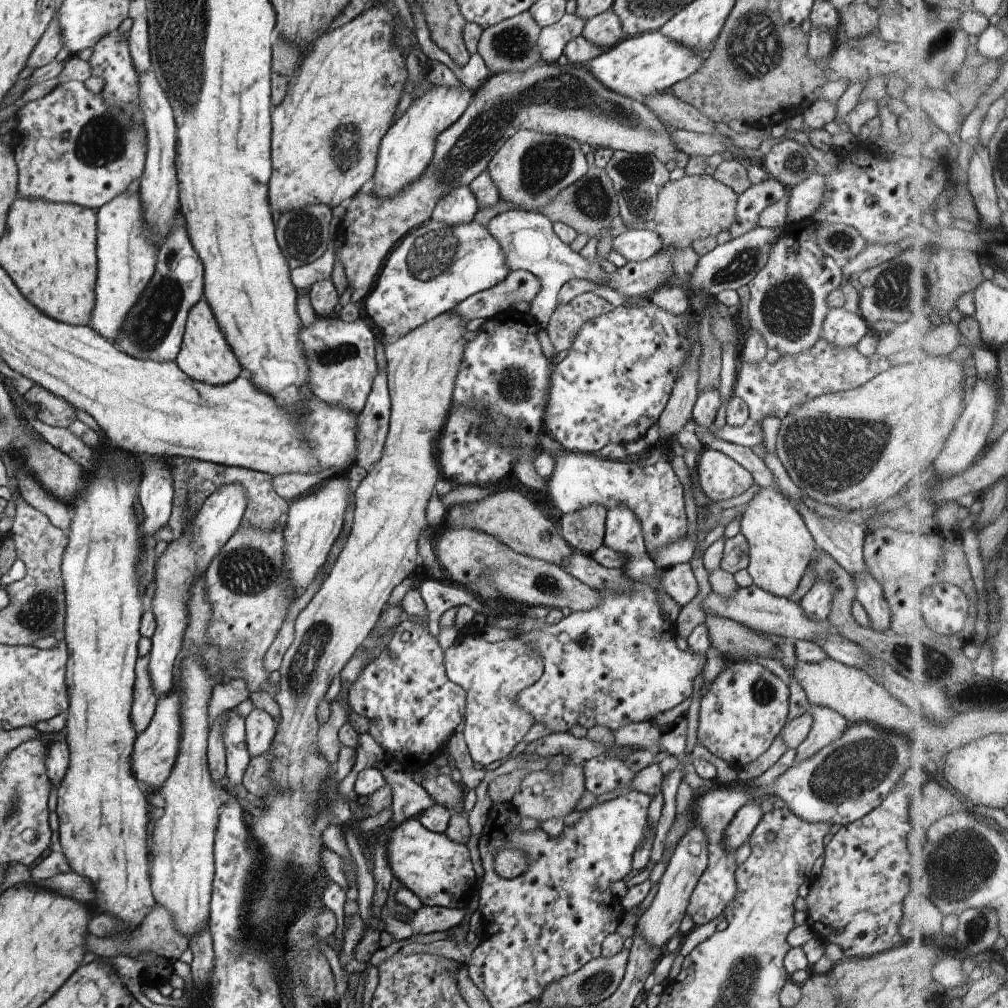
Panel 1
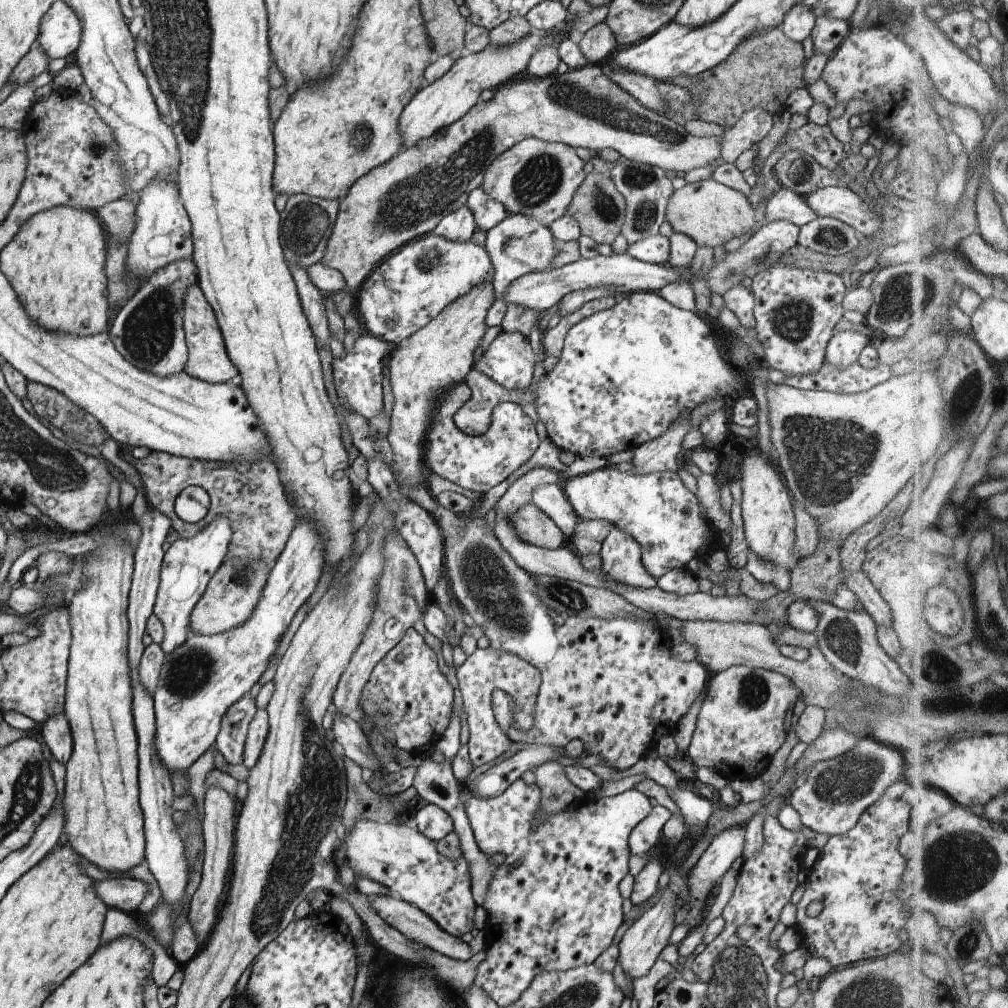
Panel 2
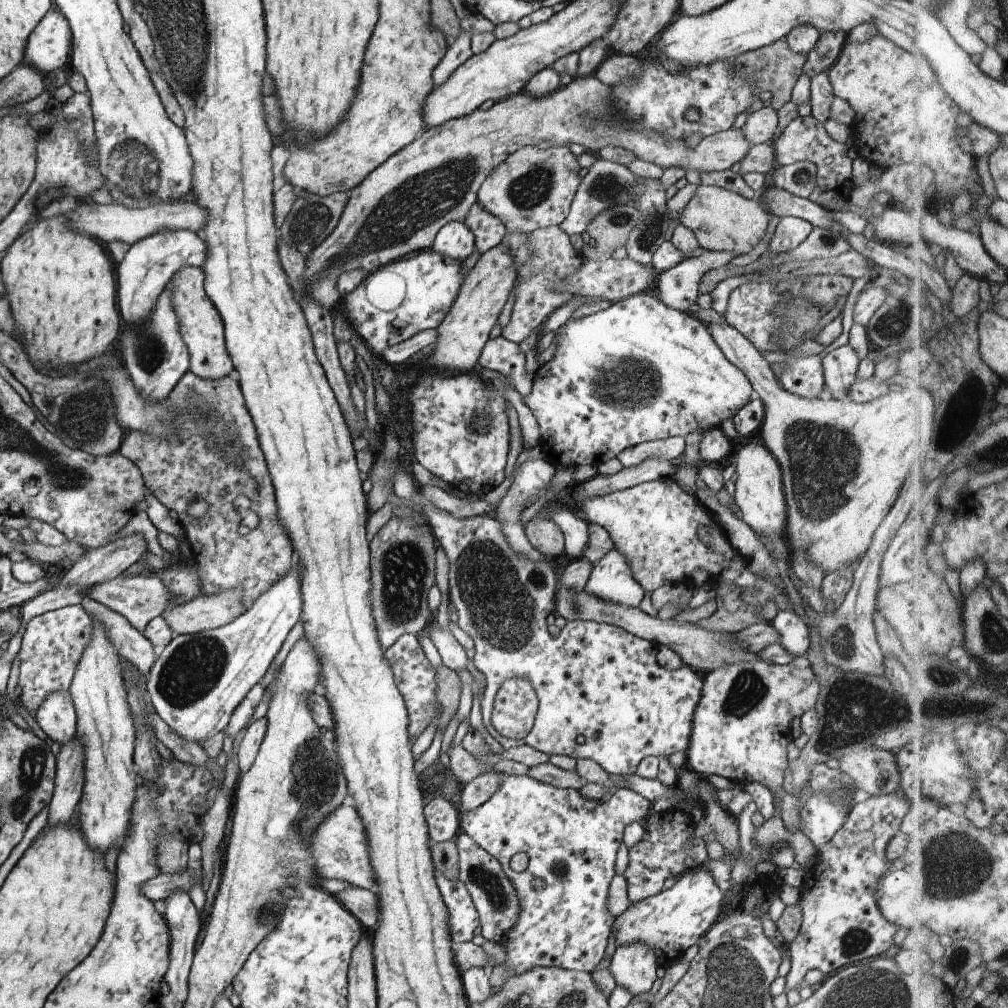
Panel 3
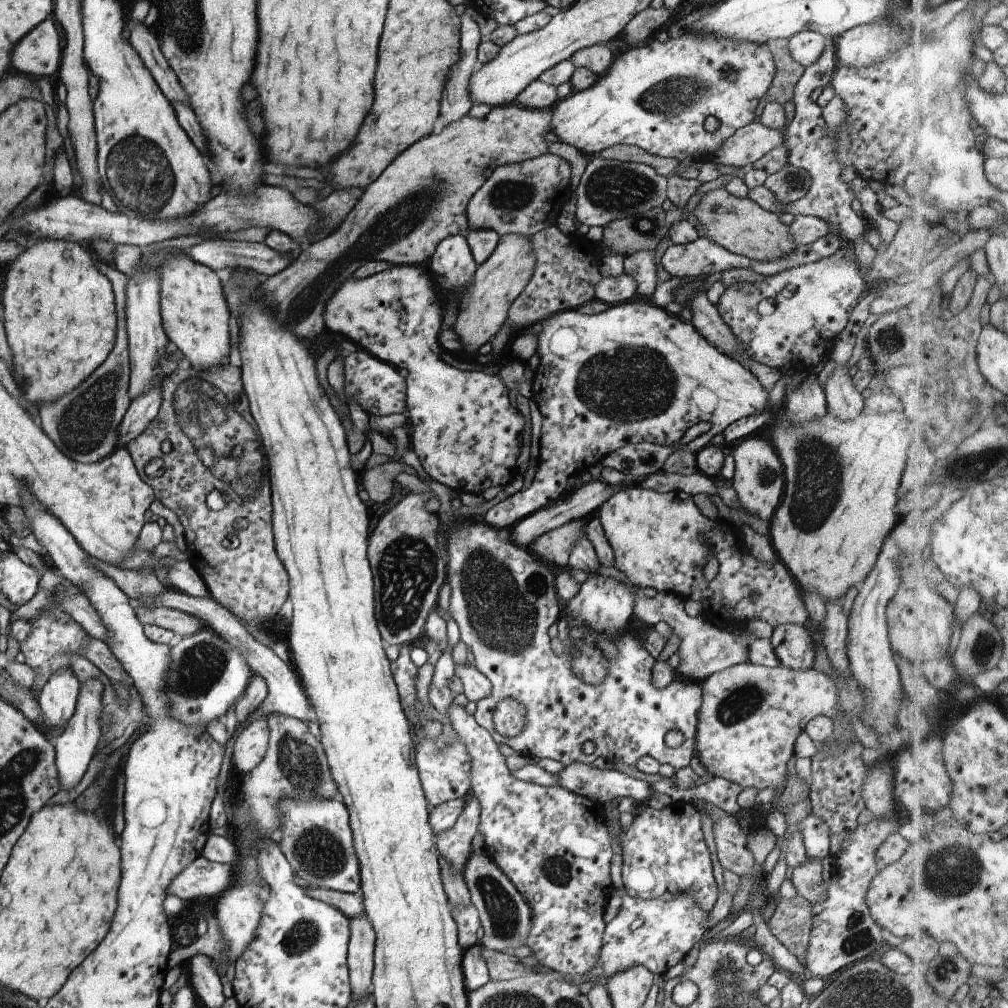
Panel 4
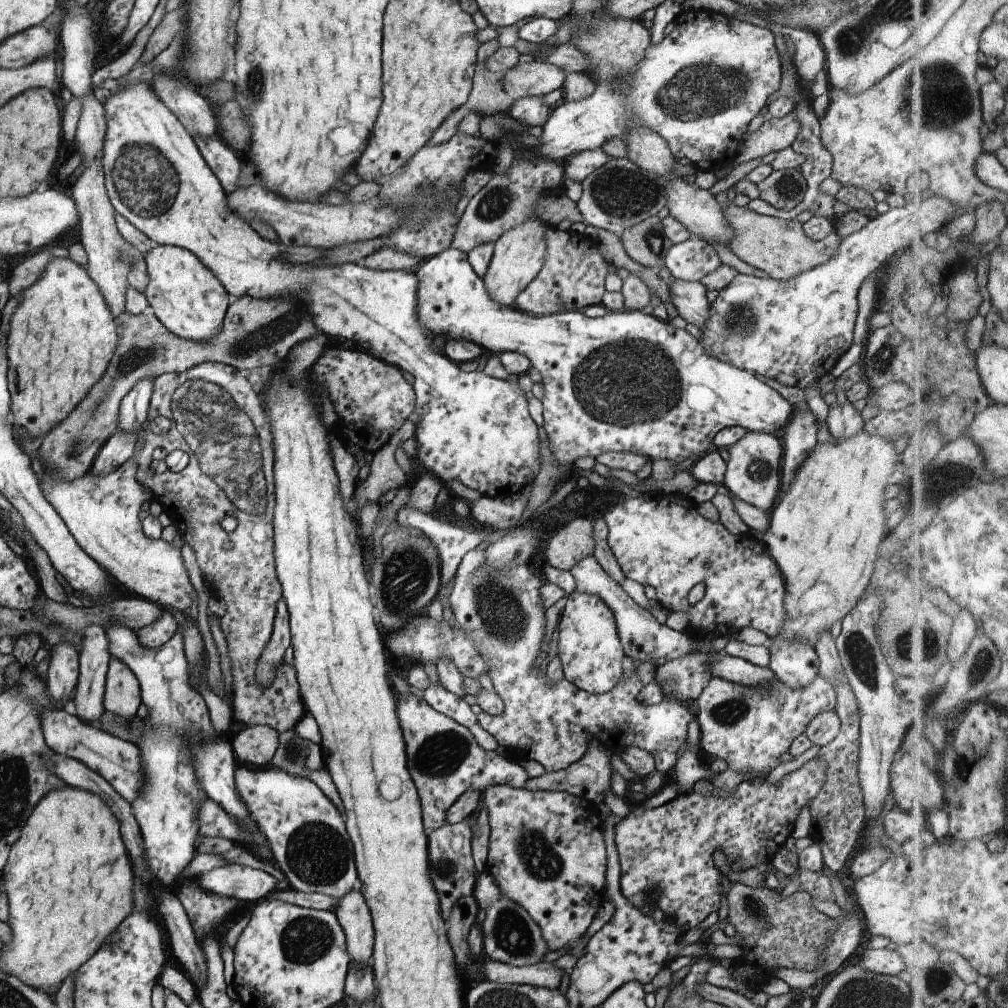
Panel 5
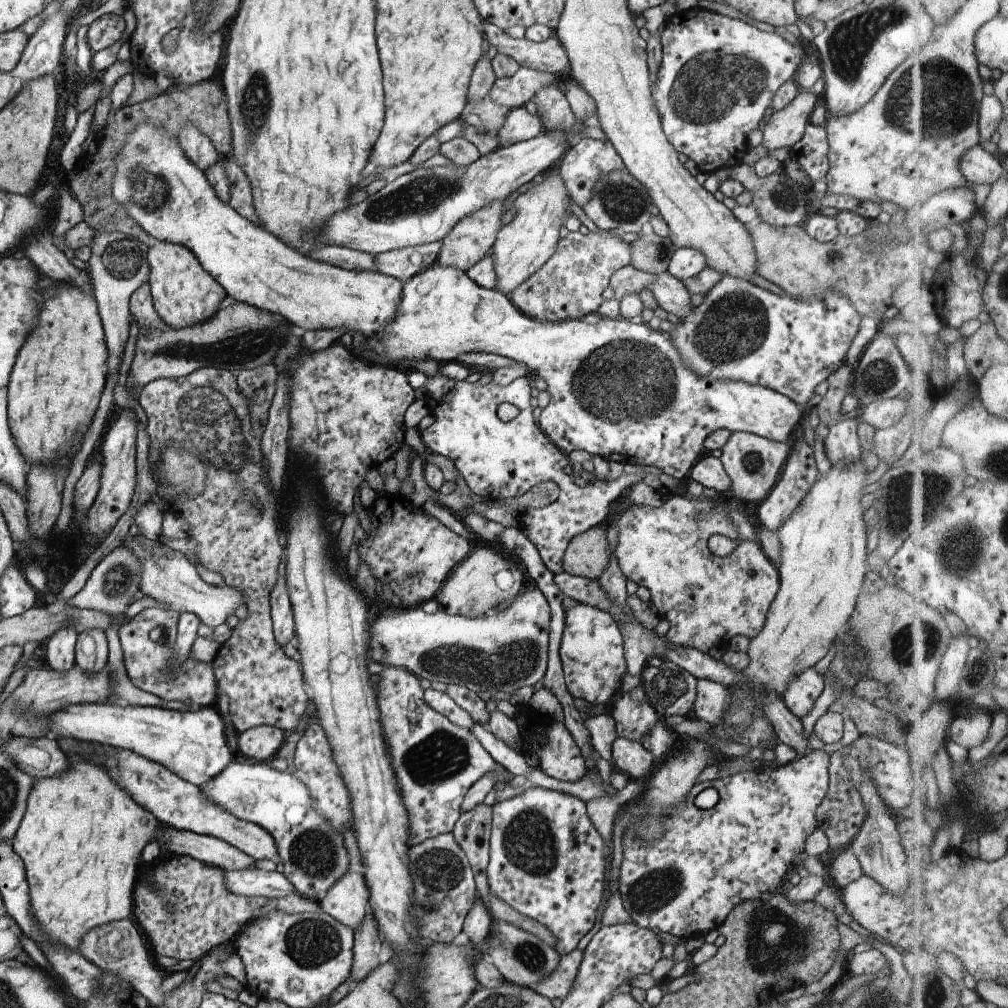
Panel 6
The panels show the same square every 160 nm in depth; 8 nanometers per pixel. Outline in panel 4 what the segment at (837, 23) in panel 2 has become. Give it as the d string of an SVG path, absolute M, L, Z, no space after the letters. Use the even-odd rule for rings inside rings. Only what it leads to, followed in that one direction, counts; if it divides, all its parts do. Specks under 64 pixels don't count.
M826 36L824 38L826 48L820 54L820 58L806 67L802 76L796 84L793 99L796 116L790 122L784 133L784 145L788 150L789 165L793 165L806 170L812 178L812 184L808 194L801 200L794 201L784 205L784 213L790 213L795 216L813 215L822 218L829 226L834 226L840 234L838 235L845 244L852 244L855 248L855 256L861 270L872 268L872 261L875 258L876 251L866 240L866 233L862 219L854 210L851 204L855 198L855 193L850 190L850 184L840 180L843 170L836 152L834 152L834 142L828 136L826 124L823 118L822 110L817 102L810 100L810 94L818 87L824 87L831 83L835 70L838 68L838 58L836 58L836 40L834 37Z

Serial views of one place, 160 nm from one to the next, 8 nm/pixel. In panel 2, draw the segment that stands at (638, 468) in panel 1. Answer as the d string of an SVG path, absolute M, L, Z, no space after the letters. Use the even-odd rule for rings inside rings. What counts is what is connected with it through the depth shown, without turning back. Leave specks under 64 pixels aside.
M606 465L600 470L571 478L564 494L580 520L601 519L615 528L626 530L640 544L642 564L656 581L668 570L685 568L696 556L726 550L730 544L729 532L710 528L702 518L699 501L684 487L677 472L633 474Z

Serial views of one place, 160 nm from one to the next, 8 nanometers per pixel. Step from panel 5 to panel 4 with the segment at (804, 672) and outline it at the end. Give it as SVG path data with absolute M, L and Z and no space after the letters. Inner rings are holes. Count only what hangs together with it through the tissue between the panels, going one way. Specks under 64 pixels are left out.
M782 624L774 629L769 640L781 666L798 671L812 669L814 643L804 625Z

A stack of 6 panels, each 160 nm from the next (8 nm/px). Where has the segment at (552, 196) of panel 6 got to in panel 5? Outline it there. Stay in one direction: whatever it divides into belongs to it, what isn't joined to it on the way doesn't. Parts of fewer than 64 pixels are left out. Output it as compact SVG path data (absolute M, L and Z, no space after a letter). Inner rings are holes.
M538 219L526 220L524 224L518 224L518 227L504 232L496 240L483 282L488 296L500 306L514 306L518 294L540 273L546 256L544 232L548 226Z

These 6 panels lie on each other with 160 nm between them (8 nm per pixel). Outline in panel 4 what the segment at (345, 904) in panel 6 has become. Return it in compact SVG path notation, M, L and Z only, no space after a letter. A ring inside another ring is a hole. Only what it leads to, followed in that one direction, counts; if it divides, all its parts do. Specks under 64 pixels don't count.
M366 915L349 918L349 945L347 963L351 994L355 999L370 994L374 968L375 933L373 924Z

